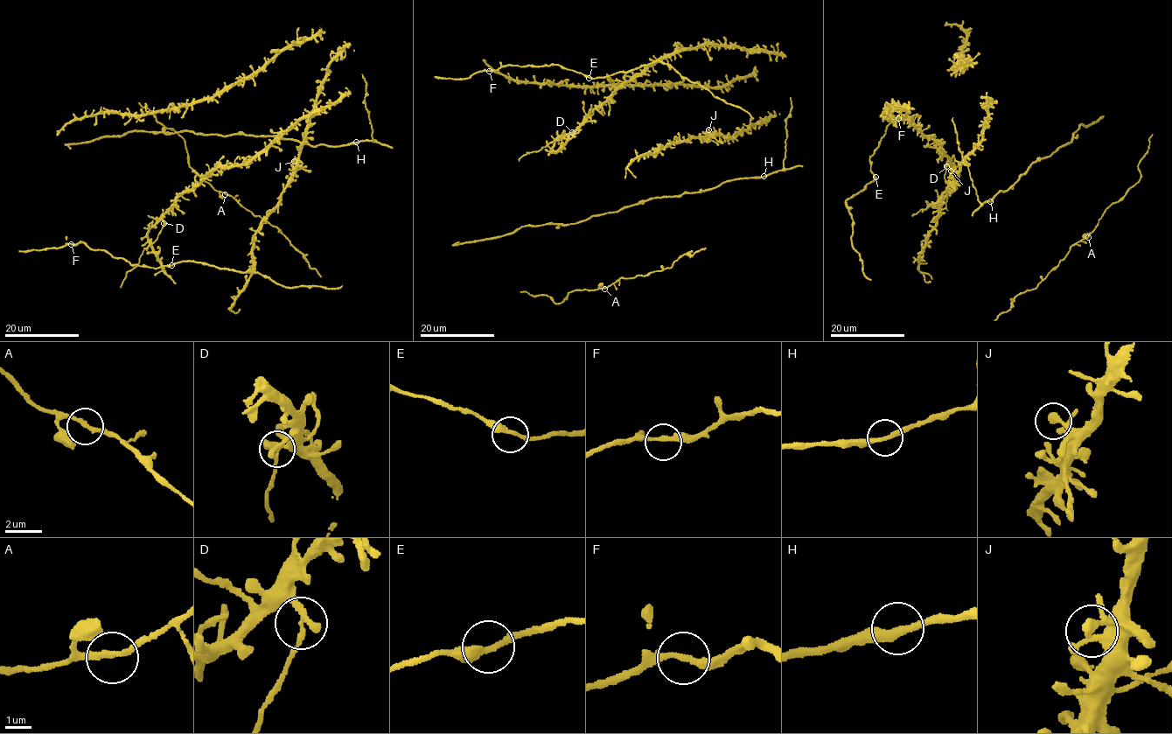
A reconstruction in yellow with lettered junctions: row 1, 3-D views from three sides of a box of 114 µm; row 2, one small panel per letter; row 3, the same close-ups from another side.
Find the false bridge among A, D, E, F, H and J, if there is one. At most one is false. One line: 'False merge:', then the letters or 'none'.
False merge: D

